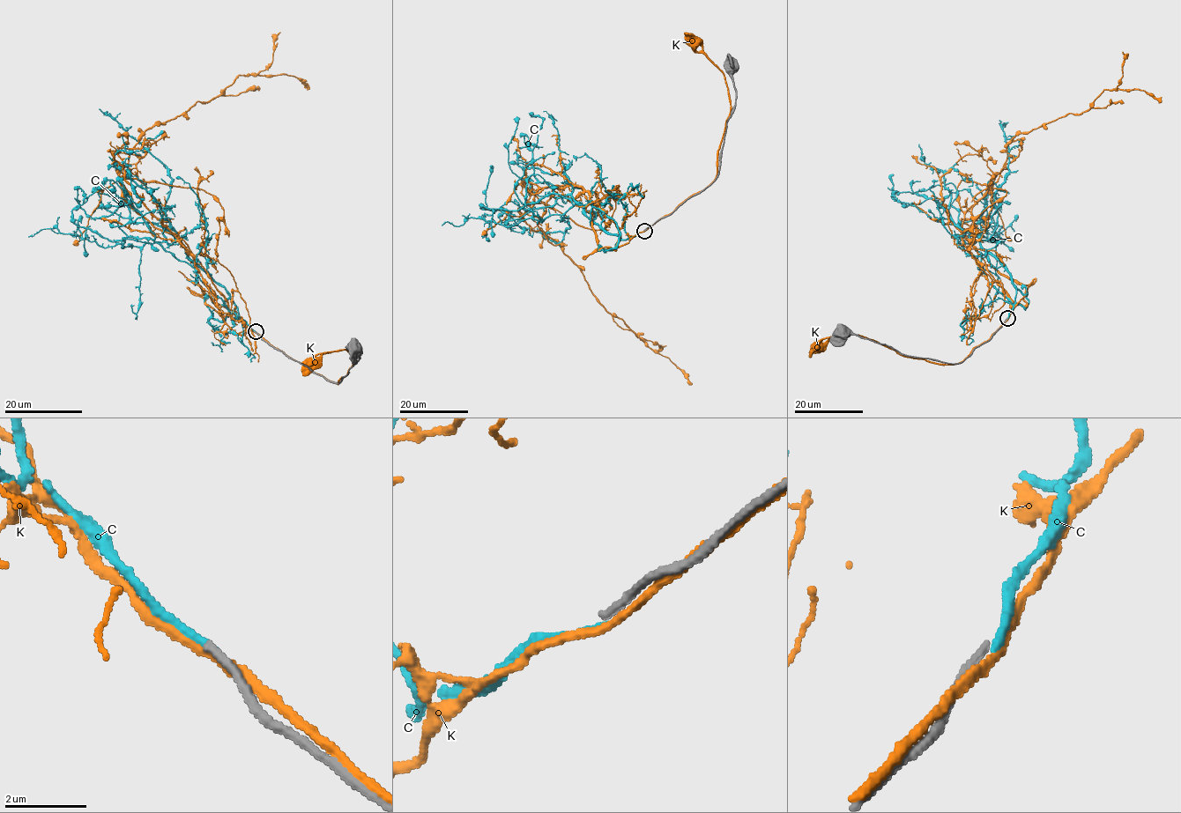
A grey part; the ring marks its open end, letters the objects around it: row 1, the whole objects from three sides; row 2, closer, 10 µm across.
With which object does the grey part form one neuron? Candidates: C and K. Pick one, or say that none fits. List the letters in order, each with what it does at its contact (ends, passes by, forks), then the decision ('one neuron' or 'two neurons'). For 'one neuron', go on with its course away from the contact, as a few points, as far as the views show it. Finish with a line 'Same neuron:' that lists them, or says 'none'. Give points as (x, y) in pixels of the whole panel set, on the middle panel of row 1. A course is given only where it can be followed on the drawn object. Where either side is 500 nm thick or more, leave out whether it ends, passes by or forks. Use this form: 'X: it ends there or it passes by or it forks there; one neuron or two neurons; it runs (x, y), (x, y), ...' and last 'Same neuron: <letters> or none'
C: it ends there; two neurons
K: it passes by; two neurons
Same neuron: none

